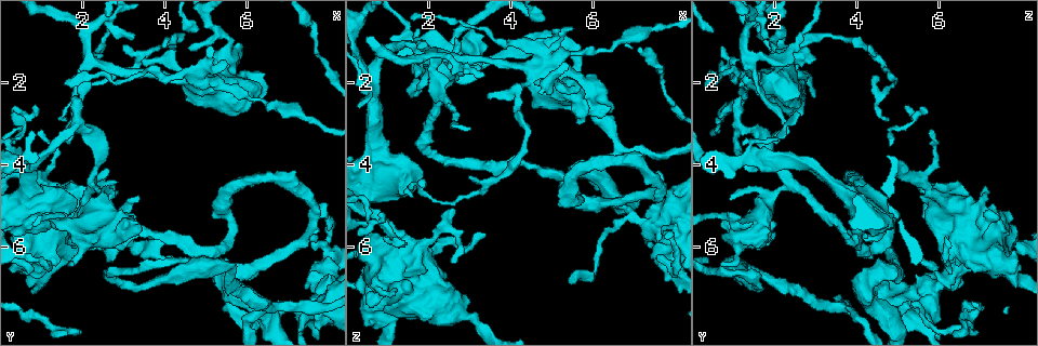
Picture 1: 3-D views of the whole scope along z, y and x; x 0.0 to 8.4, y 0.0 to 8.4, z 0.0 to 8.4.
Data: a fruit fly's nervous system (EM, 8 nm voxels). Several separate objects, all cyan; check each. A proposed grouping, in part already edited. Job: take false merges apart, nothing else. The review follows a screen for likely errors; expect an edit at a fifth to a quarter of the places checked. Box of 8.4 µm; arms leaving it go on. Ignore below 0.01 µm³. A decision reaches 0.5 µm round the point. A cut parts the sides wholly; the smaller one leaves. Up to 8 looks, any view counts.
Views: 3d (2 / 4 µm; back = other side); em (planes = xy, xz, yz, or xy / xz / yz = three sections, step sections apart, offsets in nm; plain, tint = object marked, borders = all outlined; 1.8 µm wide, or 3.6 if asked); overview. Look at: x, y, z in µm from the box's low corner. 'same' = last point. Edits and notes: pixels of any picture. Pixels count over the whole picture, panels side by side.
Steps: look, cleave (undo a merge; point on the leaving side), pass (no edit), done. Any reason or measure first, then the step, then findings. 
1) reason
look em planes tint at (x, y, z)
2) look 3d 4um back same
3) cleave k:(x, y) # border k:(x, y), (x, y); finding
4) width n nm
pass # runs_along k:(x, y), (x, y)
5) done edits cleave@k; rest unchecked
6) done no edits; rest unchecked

calibre changes
look em xy step 8 tint at (8.00, 6.15, 6.55)

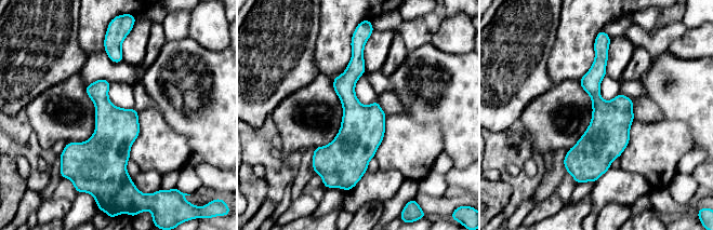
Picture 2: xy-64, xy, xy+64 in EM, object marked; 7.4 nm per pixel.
cut it another way
look em planes borders same

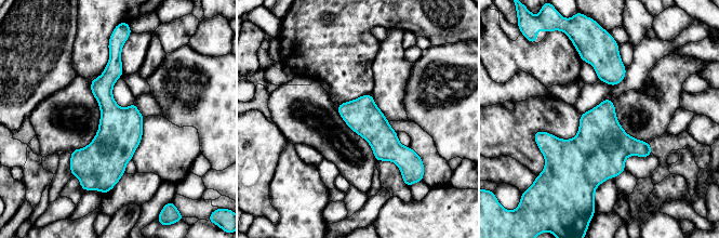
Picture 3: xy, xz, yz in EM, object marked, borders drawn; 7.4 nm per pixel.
pass # runs_along 3:(118, 53), (106, 80), (110, 183); continuous, no second cell

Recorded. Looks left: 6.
sudden change in width
look em 3.6um planes tint at (7.55, 7.55, 5.60)

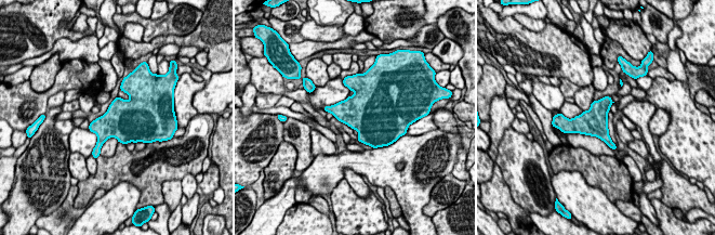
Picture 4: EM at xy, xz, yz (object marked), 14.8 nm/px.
pass # all the same cell

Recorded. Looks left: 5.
abrupt turn
look em 3.6um xz step 4 tint at (0.60, 4.05, 1.80)

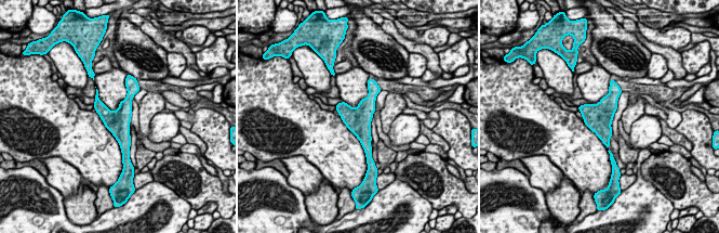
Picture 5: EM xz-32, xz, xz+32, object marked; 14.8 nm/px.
cut it another way
look em 3.6um planes borders same

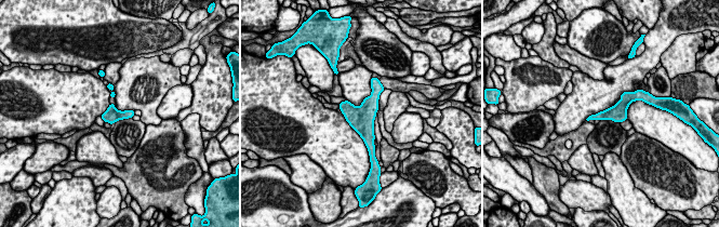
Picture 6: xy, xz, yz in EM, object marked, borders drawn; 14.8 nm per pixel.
pass # all the same cell

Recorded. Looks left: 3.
look em xy step 16 tint at (2.25, 1.50, 1.35)

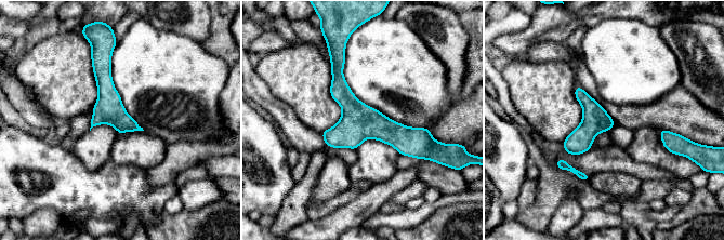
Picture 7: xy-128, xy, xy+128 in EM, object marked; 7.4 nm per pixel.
width 190 nm
pass # runs_along 7:(333, 64), (372, 124), (426, 133); one cell here

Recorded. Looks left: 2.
done no edits; rest unchecked

